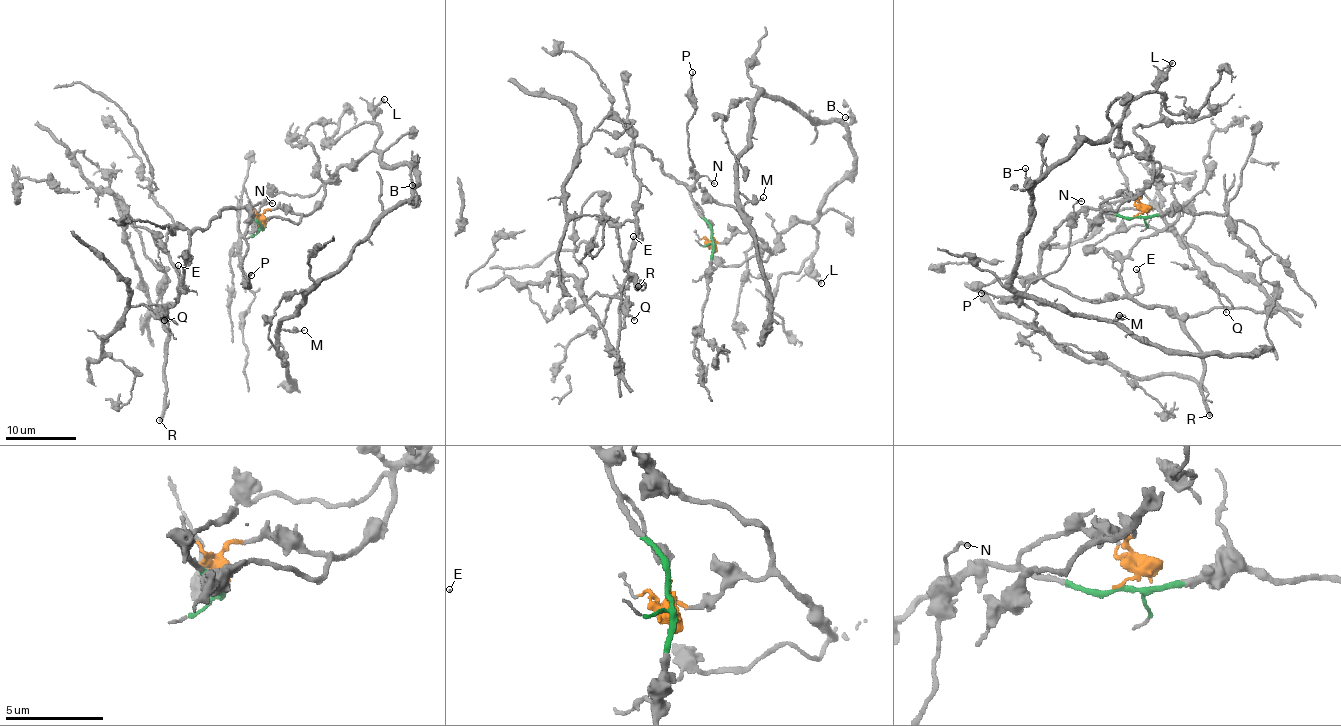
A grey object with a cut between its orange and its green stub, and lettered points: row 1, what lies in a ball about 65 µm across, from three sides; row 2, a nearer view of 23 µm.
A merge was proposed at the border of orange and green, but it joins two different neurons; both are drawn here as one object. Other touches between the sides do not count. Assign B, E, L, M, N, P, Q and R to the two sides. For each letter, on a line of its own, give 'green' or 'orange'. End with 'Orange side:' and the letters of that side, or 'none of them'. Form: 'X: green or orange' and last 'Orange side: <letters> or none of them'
B: orange
E: green
L: orange
M: orange
N: green
P: green
Q: green
R: green
Orange side: B, L, M

